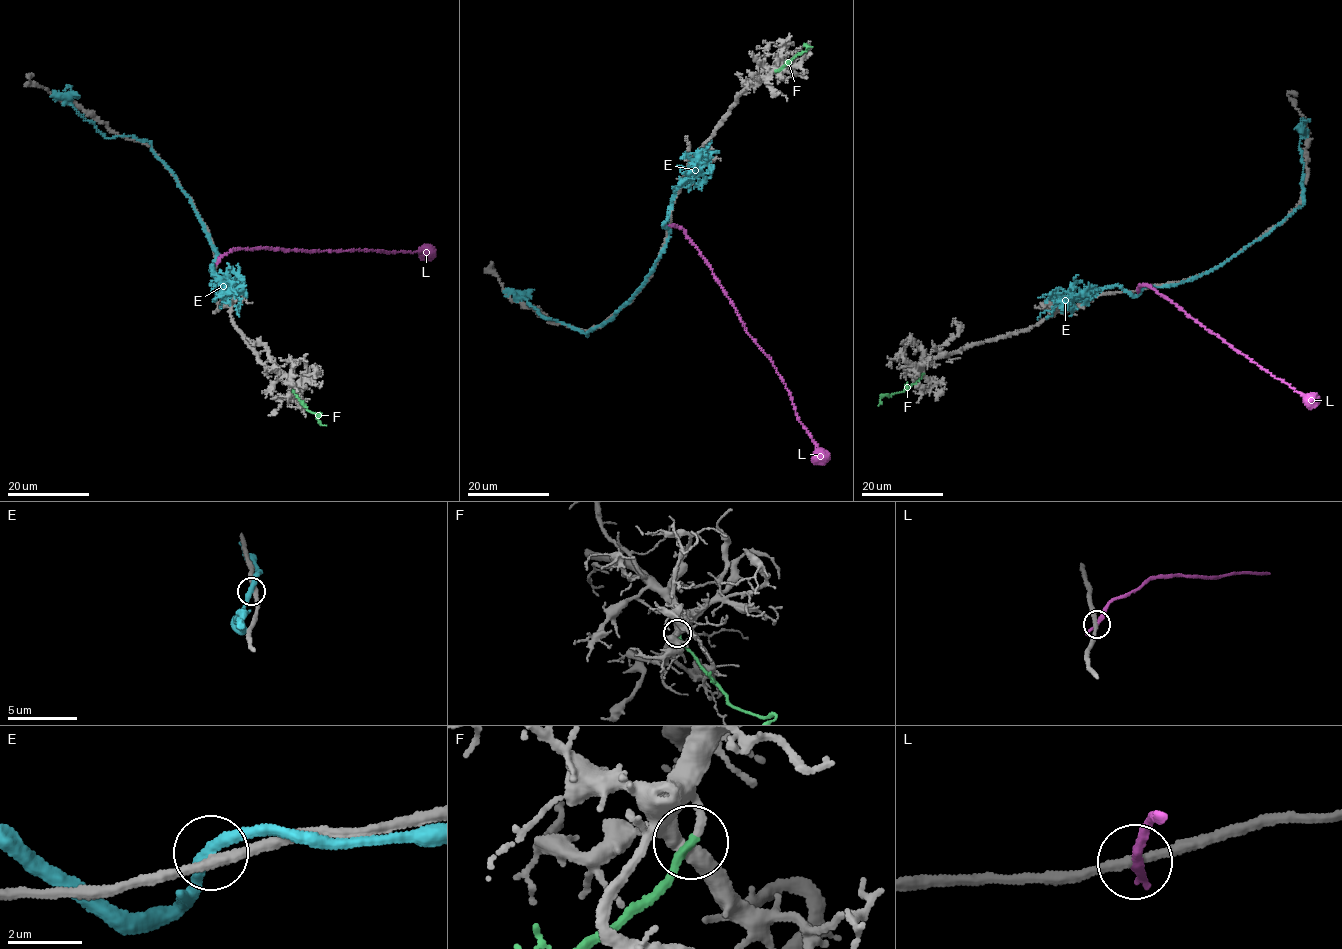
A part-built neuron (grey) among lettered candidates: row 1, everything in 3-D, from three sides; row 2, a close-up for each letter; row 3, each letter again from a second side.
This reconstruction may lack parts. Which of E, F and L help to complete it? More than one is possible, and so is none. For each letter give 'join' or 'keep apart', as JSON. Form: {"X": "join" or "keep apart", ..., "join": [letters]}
{"E": "keep apart", "F": "join", "L": "keep apart", "join": ["F"]}

